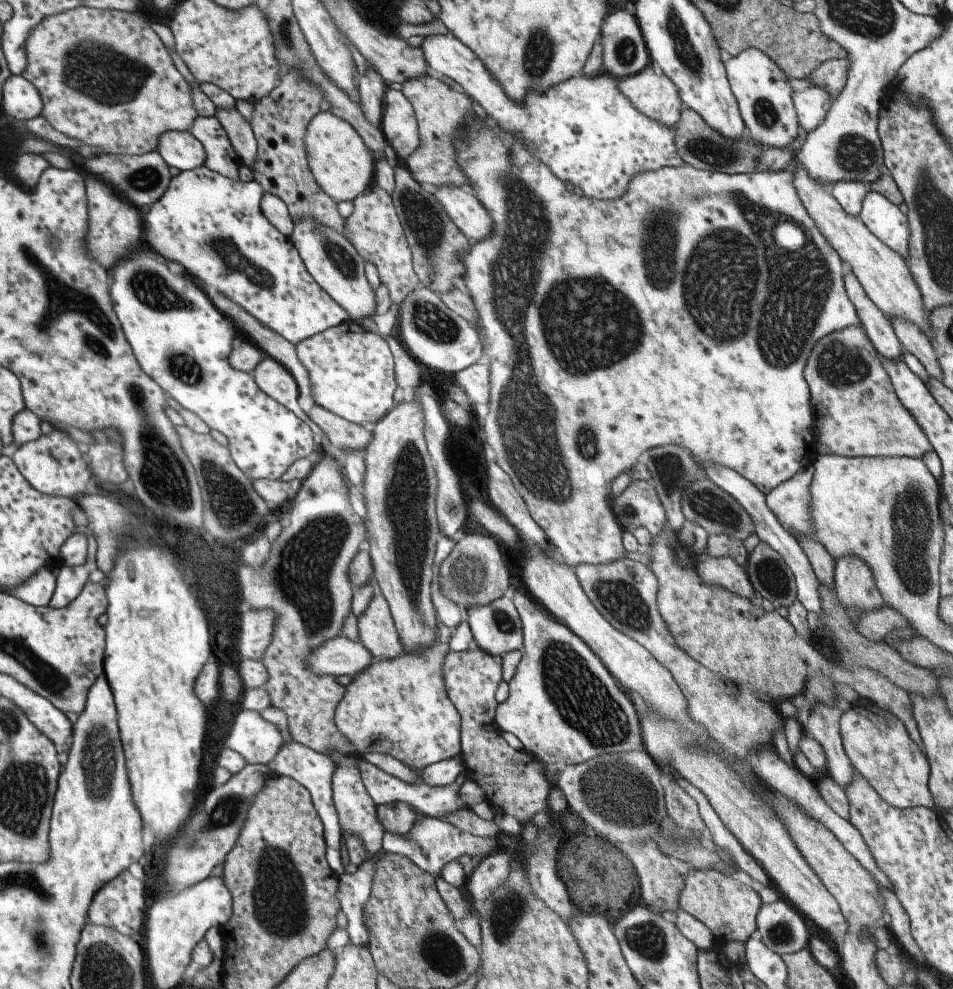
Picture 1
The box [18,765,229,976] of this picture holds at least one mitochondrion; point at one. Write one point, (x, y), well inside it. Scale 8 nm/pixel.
(40, 936)

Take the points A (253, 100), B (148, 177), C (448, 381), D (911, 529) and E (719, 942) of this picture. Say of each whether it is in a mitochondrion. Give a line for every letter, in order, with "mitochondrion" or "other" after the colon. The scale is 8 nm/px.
A: other
B: mitochondrion
C: other
D: mitochondrion
E: other

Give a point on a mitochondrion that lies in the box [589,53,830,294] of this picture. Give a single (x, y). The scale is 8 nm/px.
(713, 153)

